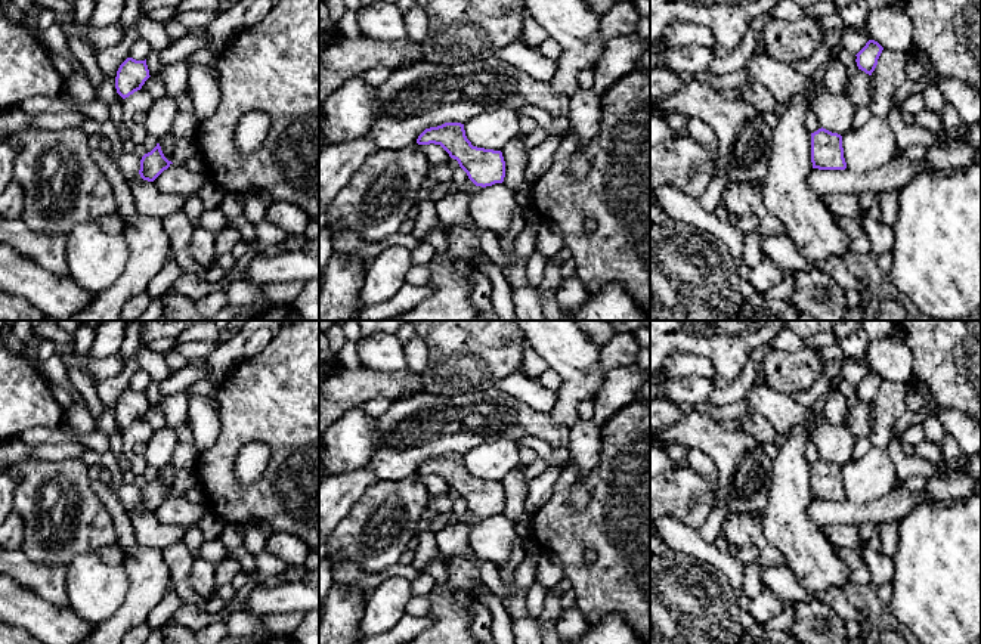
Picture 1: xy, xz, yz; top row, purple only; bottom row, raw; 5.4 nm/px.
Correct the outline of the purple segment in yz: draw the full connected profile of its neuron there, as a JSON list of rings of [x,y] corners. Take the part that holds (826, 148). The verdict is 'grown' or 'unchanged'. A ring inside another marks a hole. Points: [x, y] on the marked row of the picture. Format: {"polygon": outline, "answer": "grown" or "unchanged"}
{"polygon": [[[823,127],[811,133],[811,162],[818,170],[845,170],[842,136]]], "answer": "unchanged"}

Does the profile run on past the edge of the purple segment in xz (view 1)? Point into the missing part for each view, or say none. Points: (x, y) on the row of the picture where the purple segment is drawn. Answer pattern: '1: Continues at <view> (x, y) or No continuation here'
1: No continuation here

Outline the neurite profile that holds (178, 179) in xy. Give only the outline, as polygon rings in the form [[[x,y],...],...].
[[[170,164],[170,167],[154,180],[154,183],[164,193],[188,196],[198,192],[207,180],[205,173],[196,173],[185,165]]]

